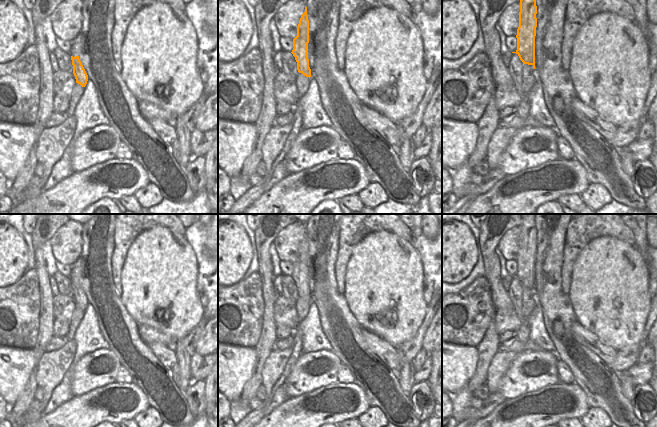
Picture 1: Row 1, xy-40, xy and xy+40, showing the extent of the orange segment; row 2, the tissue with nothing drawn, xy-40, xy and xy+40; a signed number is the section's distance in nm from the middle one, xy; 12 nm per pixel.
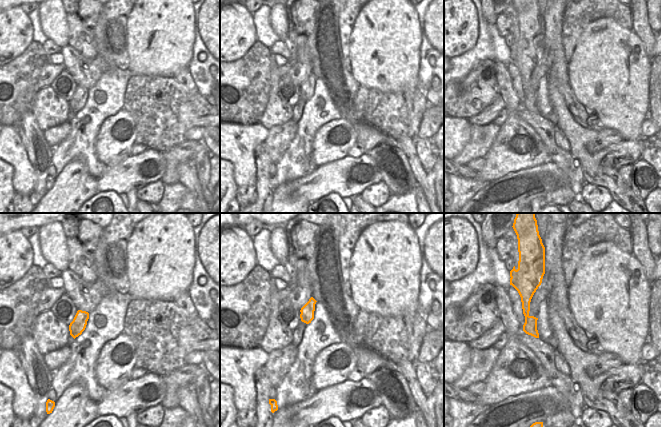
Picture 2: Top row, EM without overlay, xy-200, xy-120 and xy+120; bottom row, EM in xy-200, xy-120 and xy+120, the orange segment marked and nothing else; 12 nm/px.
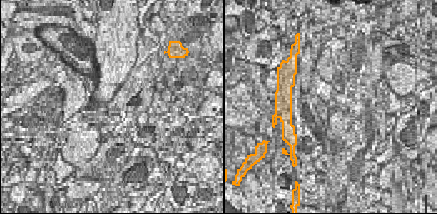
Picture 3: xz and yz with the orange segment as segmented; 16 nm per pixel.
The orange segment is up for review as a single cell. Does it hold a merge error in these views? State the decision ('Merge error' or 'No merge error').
Merge error

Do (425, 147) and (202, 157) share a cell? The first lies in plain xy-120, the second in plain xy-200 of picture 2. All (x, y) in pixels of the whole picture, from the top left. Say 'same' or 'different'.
same

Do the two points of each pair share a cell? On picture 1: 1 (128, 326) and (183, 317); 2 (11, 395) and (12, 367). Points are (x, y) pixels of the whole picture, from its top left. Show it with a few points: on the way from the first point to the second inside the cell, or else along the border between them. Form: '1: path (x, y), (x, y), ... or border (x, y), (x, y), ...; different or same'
1: border (124, 304), (127, 312), (137, 324); different
2: path (11, 388), (11, 374); same

